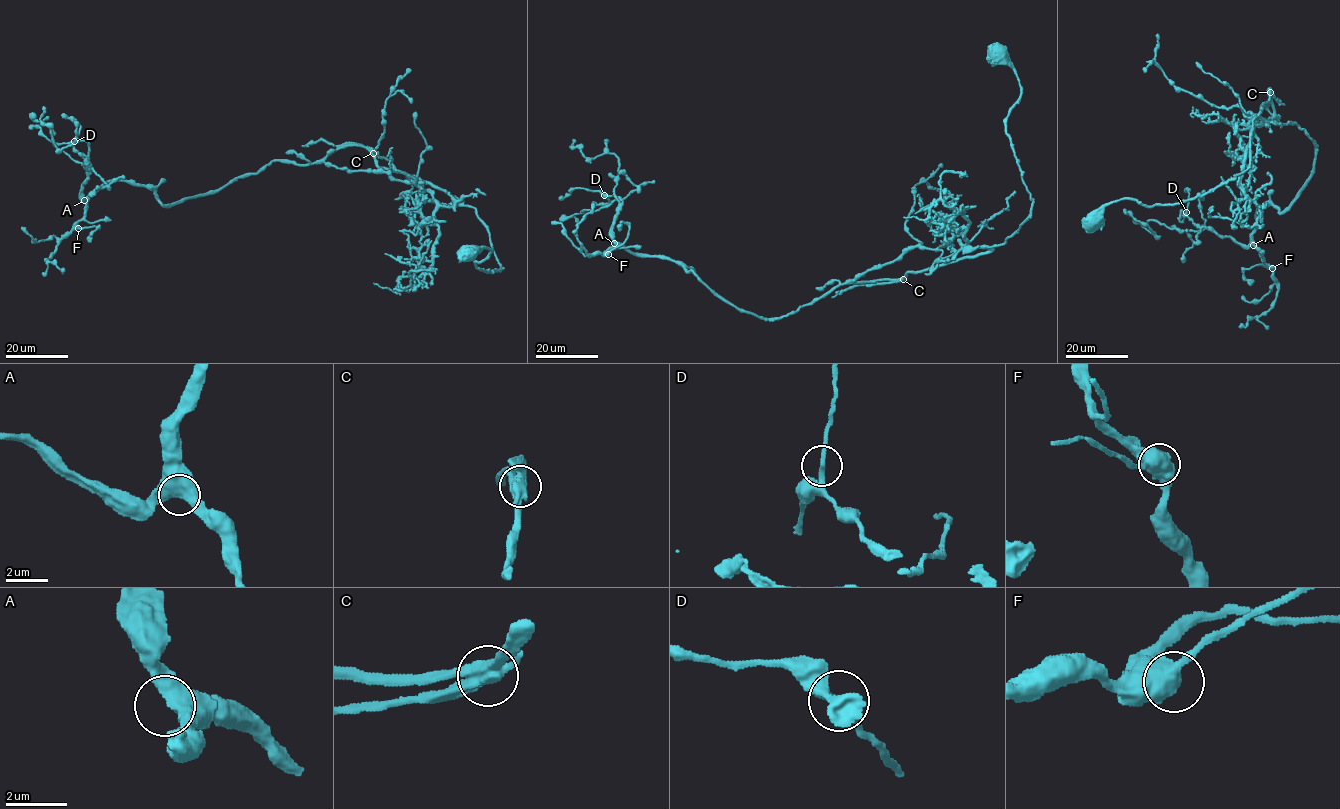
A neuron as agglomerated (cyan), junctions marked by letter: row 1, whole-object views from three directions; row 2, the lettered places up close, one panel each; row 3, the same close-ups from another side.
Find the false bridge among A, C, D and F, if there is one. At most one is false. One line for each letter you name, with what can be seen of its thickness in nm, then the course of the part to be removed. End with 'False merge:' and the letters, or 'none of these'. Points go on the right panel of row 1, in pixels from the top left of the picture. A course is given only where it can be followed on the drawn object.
C: 600 nm | (1270, 92), (1272, 98), (1284, 105)
False merge: C

